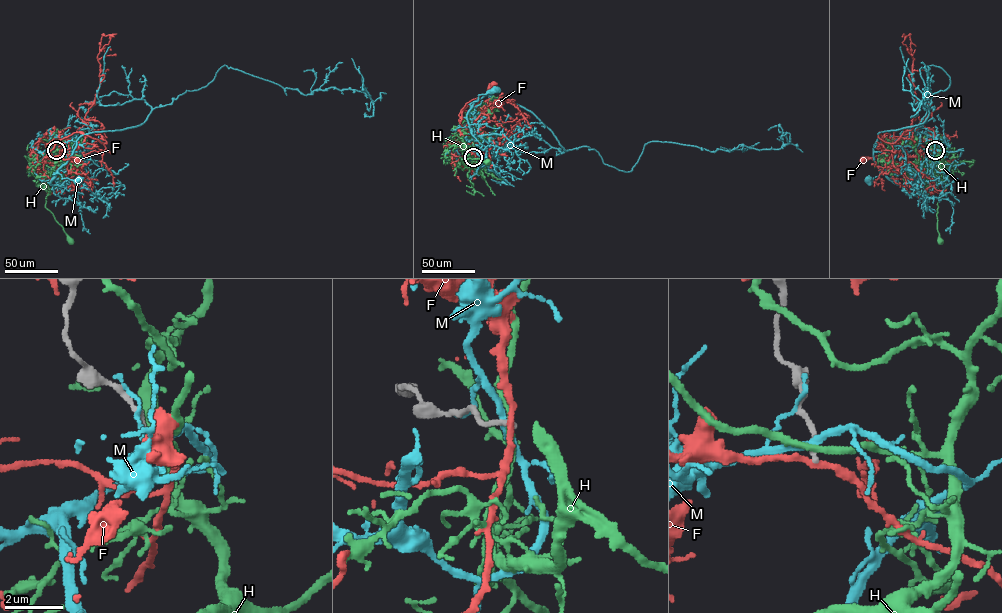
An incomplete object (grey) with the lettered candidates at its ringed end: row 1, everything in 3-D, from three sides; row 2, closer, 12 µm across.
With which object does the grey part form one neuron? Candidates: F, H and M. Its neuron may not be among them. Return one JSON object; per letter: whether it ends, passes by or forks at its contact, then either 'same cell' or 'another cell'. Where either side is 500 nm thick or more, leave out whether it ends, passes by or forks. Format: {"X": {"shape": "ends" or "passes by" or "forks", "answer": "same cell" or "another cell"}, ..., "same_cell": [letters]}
{"F": {"shape": "passes by", "answer": "another cell"}, "H": {"shape": "passes by", "answer": "another cell"}, "M": {"shape": "passes by", "answer": "another cell"}, "same_cell": []}

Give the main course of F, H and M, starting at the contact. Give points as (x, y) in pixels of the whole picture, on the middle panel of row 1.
F: (473, 157), (472, 148), (479, 142), (470, 145), (449, 139), (454, 139), (460, 125), (461, 110), (494, 84)
H: (472, 157), (472, 161), (474, 157), (471, 156), (475, 156), (477, 164), (467, 167), (462, 159), (487, 161)
M: (472, 157), (475, 146), (483, 140), (472, 130), (467, 112), (479, 95), (496, 89)

